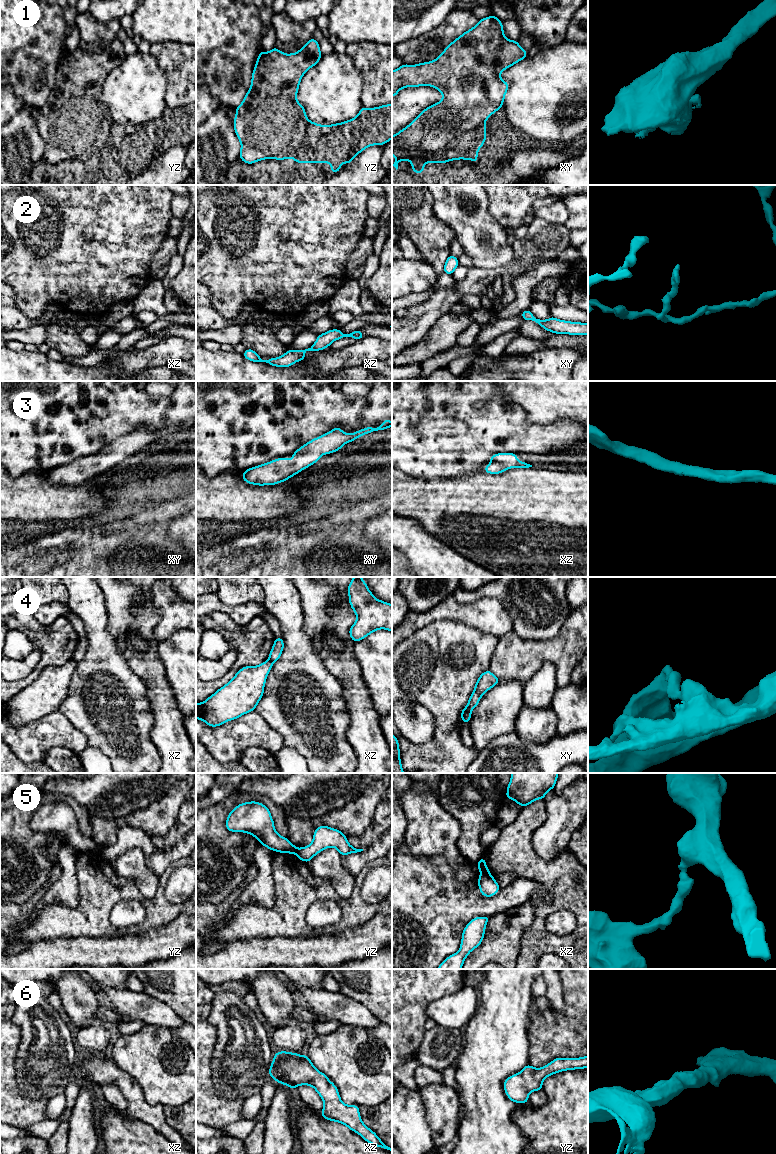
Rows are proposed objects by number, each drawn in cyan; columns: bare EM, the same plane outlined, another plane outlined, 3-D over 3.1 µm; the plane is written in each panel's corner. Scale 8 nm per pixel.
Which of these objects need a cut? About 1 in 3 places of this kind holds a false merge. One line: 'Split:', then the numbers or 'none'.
Split: 2, 4, 5

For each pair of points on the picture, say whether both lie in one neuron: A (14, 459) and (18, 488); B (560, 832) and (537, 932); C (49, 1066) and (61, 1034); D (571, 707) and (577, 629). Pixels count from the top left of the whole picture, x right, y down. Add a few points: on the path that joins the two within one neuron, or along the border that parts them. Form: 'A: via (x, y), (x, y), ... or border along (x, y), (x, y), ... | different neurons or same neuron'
A: border along (39, 471), (30, 471), (14, 477), (10, 475) | different neurons
B: border along (533, 846), (544, 859), (553, 859), (567, 847) | different neurons
C: via (49, 1058), (49, 1046), (53, 1042) | same neuron
D: border along (574, 679), (565, 686), (558, 688) | different neurons

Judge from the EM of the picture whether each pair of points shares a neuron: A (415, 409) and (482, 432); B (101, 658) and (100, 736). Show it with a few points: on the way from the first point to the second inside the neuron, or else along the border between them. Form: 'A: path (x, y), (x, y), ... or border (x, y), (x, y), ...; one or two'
A: path (432, 412), (465, 418); one
B: path (101, 677), (101, 717); one

